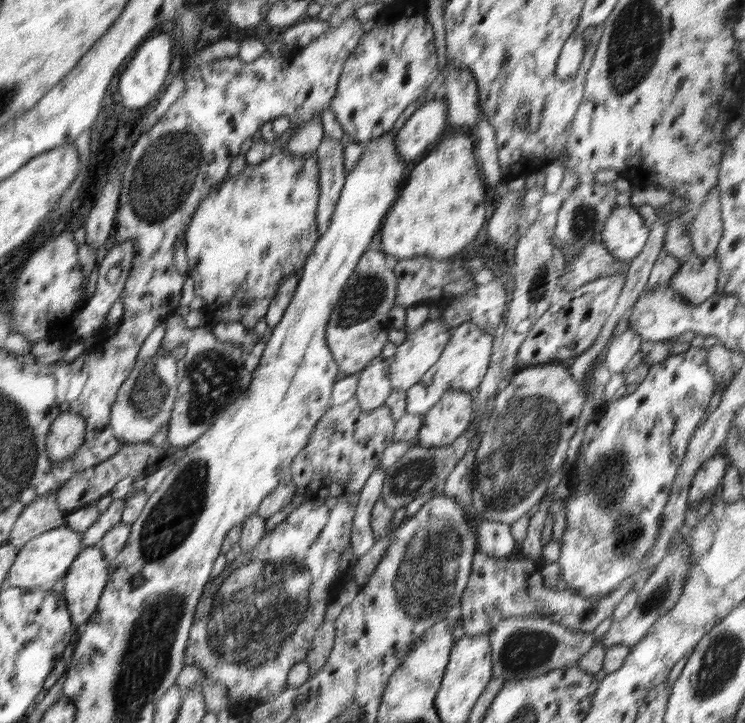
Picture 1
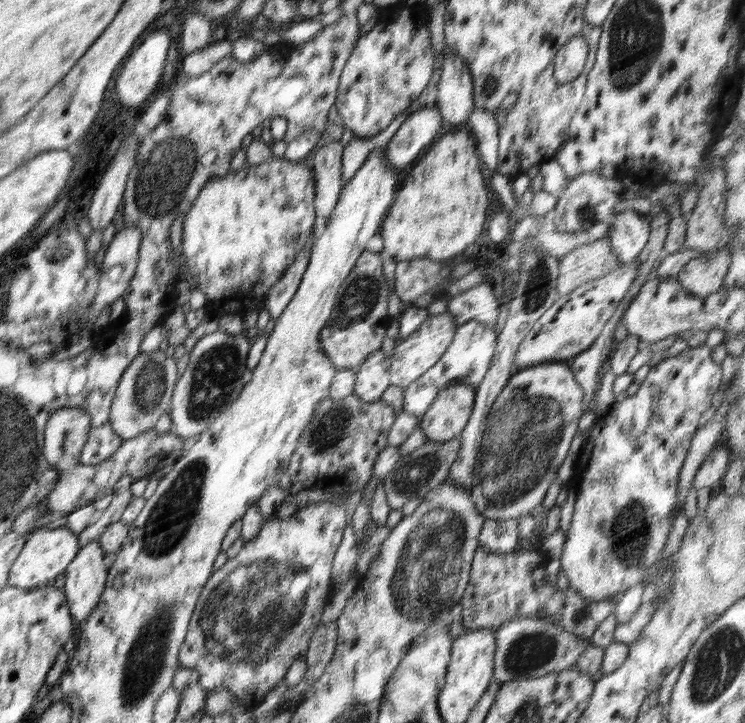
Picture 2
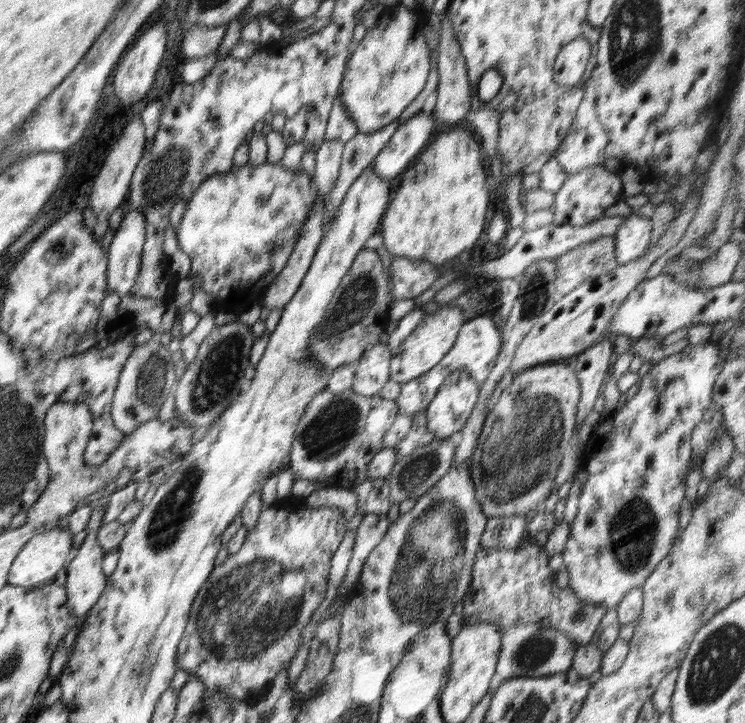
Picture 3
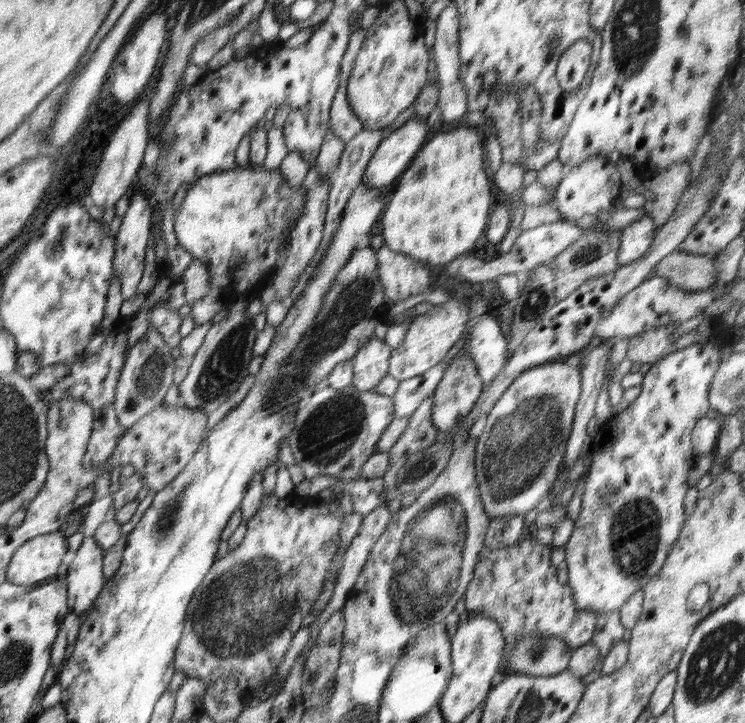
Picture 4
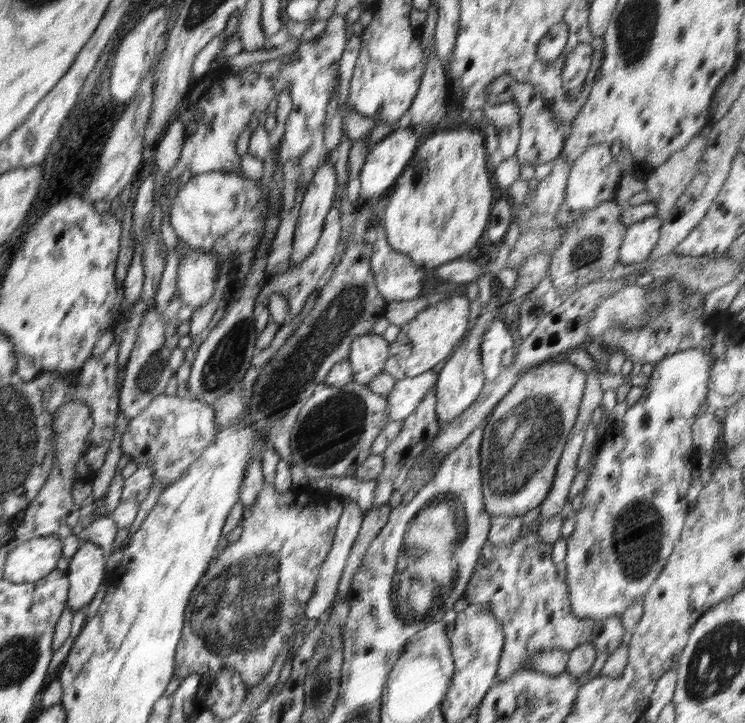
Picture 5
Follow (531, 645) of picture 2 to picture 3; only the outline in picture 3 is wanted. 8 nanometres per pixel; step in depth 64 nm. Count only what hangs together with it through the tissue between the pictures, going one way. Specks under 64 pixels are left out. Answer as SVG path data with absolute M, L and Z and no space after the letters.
M516 623L501 632L501 649L496 663L495 673L492 678L491 688L498 688L504 680L511 678L538 678L546 675L564 672L571 668L575 652L580 647L568 635L565 635L559 628L546 628L536 623Z

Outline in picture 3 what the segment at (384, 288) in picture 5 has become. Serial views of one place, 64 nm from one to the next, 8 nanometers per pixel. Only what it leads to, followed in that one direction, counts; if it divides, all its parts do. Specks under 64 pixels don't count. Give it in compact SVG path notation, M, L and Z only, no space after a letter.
M393 256L390 265L394 301L410 300L426 292L439 278L435 265L426 261Z

